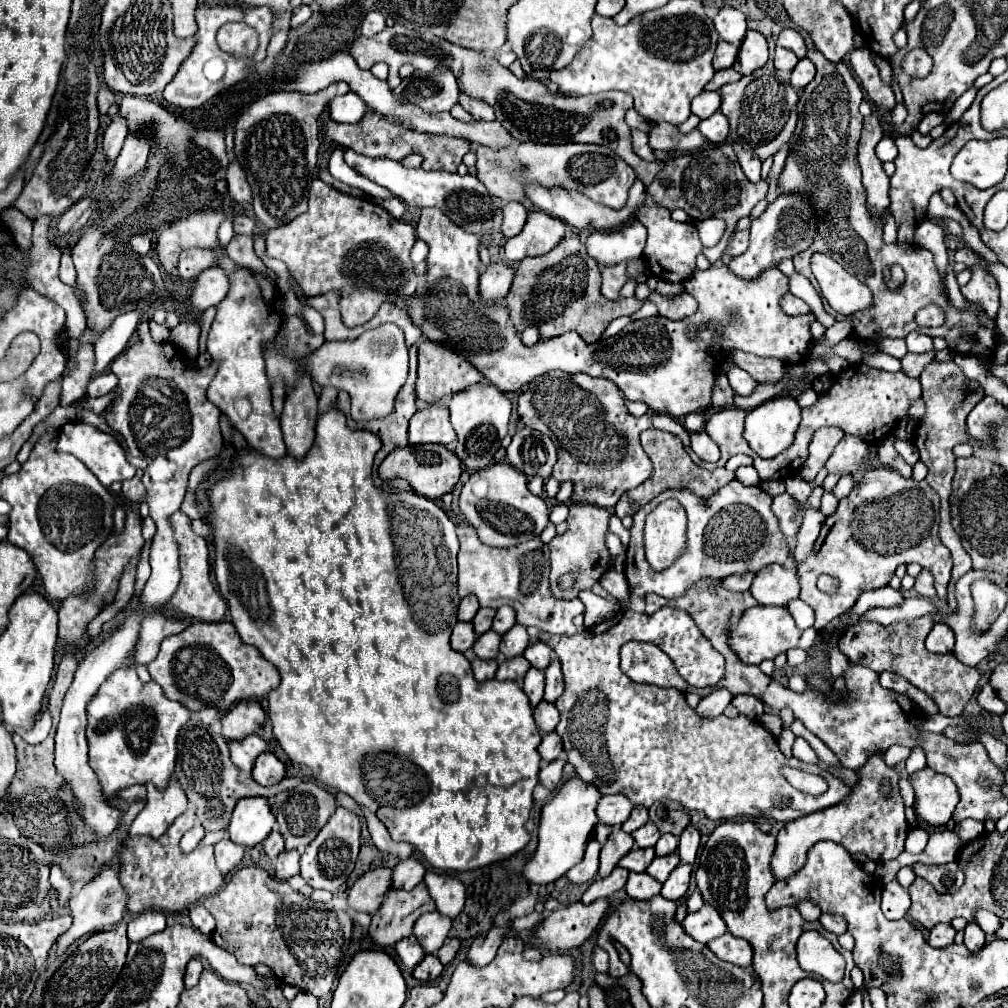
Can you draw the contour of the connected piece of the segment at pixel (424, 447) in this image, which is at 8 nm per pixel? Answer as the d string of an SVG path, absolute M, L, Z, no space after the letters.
M421 444L421 446L407 446L401 450L393 450L379 466L379 476L383 480L393 480L393 478L407 478L411 488L421 494L427 496L431 500L441 498L443 494L451 492L453 486L457 484L459 476L461 476L461 462L457 458L455 452L449 452L445 446L441 444Z

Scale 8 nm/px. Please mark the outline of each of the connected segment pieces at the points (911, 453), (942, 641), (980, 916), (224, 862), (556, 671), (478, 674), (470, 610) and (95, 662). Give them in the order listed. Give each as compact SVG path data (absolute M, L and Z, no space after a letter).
M895 440L895 448L897 448L897 452L903 456L903 460L909 464L909 466L913 466L913 464L917 464L919 462L919 450L915 448L915 444L913 442L903 442L903 440Z
M937 622L927 636L927 648L931 648L931 652L943 654L943 652L953 652L953 646L955 646L953 630L947 624Z
M975 910L975 922L985 930L985 934L993 936L997 926L999 926L999 918L993 912L987 910Z
M219 840L215 844L215 860L217 860L217 866L223 874L231 872L243 858L243 846L239 844L233 844L231 840Z
M553 658L549 668L545 670L545 700L555 702L563 694L563 674L561 674L561 662Z
M475 658L471 662L471 668L473 668L473 674L477 680L489 680L495 676L495 670L497 670L497 660L481 660L481 658Z
M471 594L471 596L465 596L465 598L461 600L461 604L459 604L457 618L459 618L461 622L471 622L473 616L477 614L477 610L479 610L479 602L477 602L477 598L475 598L473 594Z
M133 612L131 616L125 618L125 622L101 644L97 646L93 652L89 652L83 662L79 664L73 684L69 686L65 700L63 700L63 708L61 708L61 720L57 724L57 734L55 734L55 766L59 770L59 774L71 784L73 794L77 798L77 802L81 804L81 814L87 822L87 826L91 830L97 832L97 836L107 836L111 834L121 818L121 810L111 808L101 792L101 786L97 782L95 772L89 768L87 764L87 738L85 738L85 726L87 726L87 702L95 696L95 692L99 690L99 686L105 682L105 678L115 672L117 668L127 666L133 646L137 642L137 634L139 634L139 622L143 620L143 614Z

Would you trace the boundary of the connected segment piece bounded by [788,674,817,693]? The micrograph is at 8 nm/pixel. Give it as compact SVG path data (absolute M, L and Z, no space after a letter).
M792 674L788 678L788 688L796 693L802 693L806 690L817 690L817 688L809 686L805 679L797 674Z

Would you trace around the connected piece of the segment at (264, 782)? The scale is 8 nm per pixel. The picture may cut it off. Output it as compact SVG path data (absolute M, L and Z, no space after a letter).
M271 752L261 754L255 760L255 770L253 770L253 780L259 782L261 786L273 786L285 776L285 764Z

